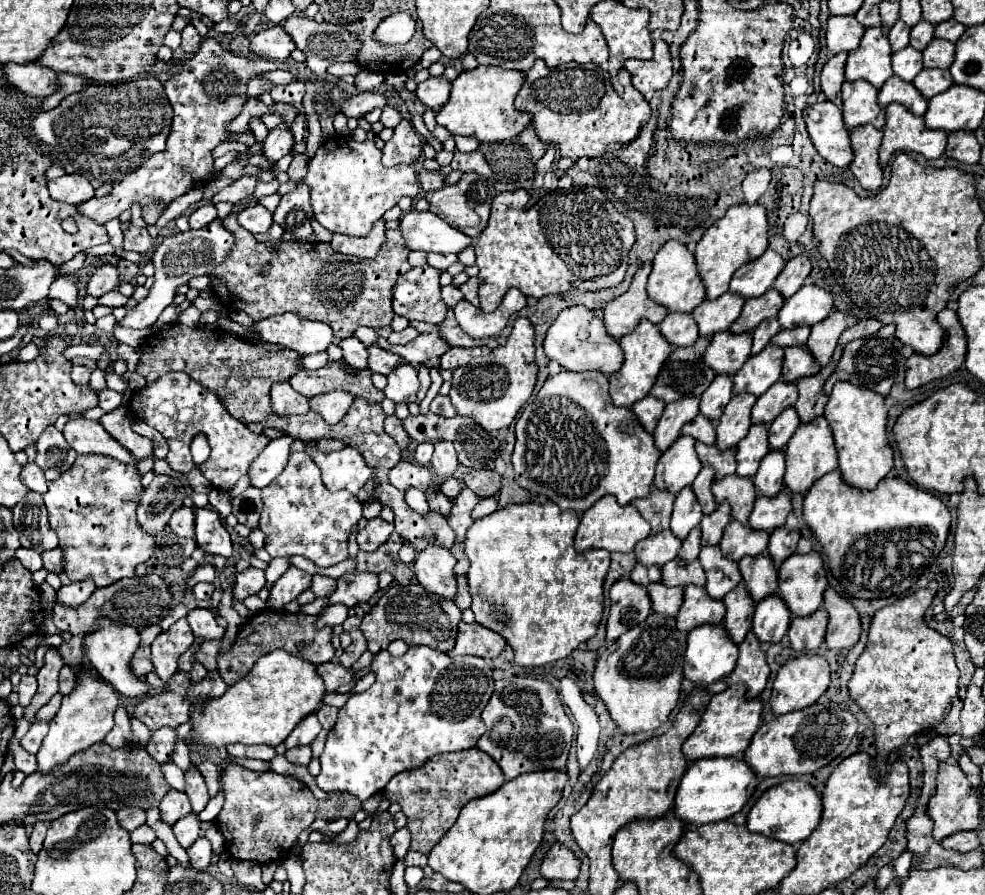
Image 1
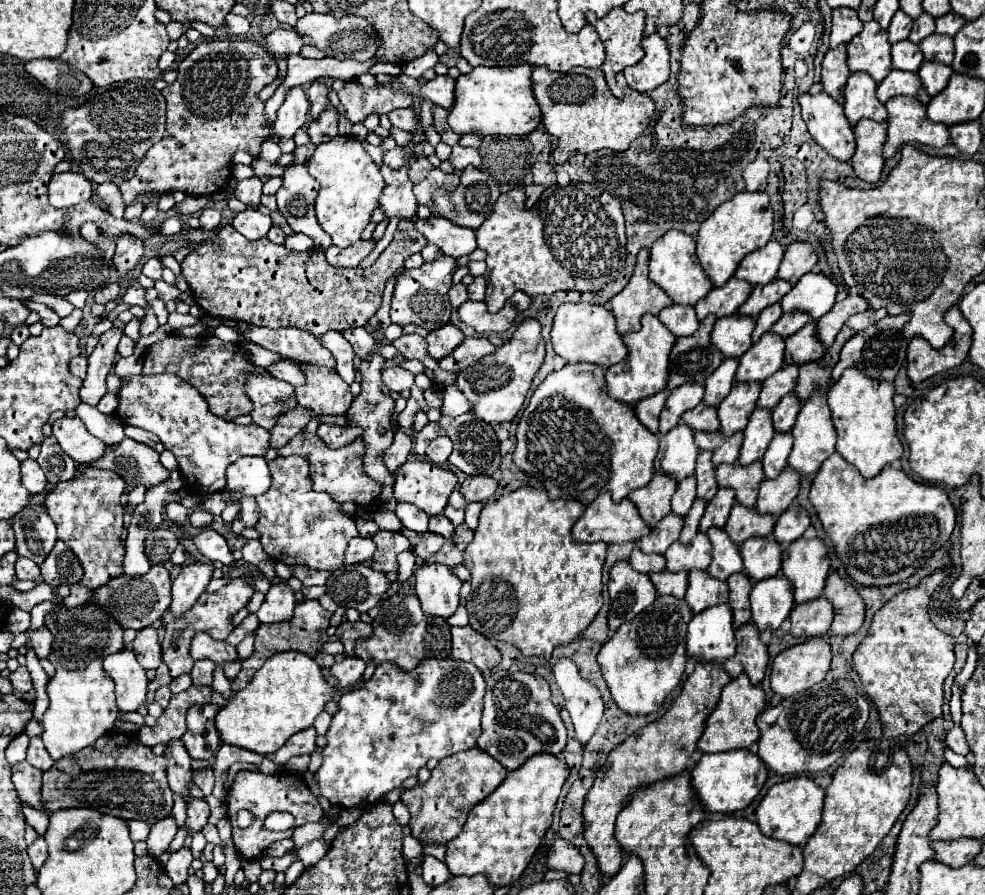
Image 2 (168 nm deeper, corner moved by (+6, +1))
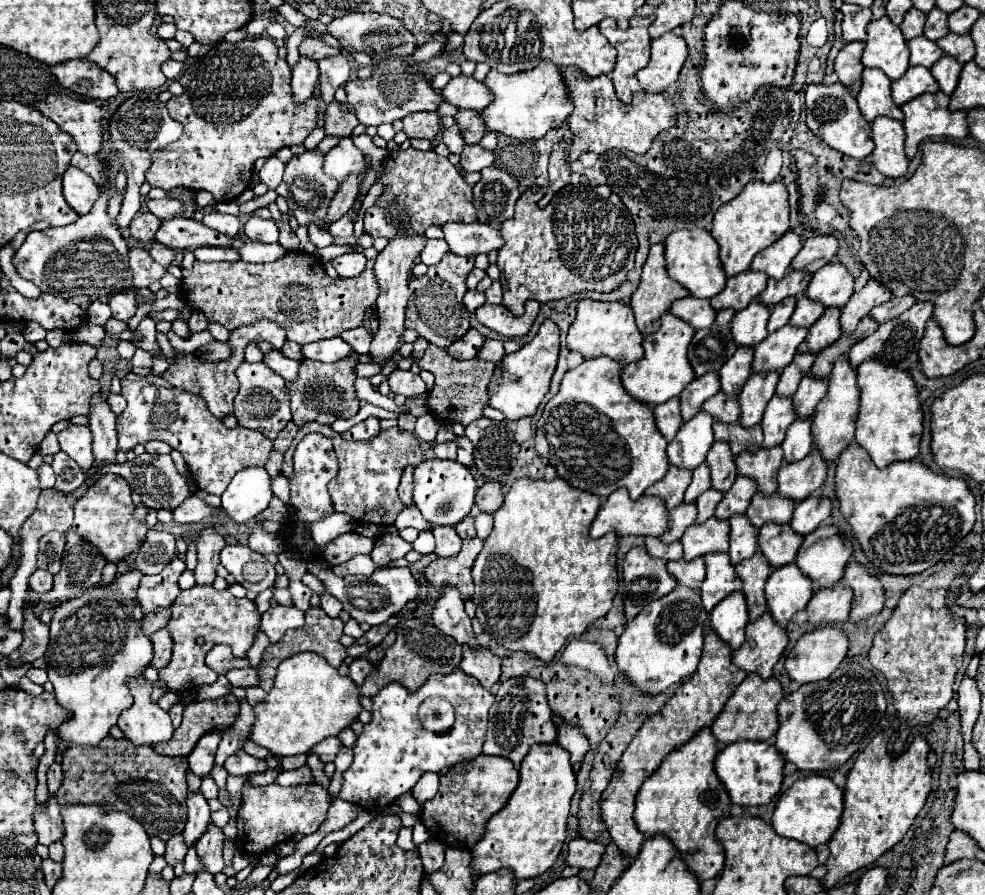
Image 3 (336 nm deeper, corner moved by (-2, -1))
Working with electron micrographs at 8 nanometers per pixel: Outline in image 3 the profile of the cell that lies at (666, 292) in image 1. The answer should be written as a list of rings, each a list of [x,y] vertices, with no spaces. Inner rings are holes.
[[[679,229],[665,239],[665,259],[669,277],[689,289],[691,295],[701,299],[711,299],[723,291],[727,275],[719,261],[719,245],[707,229]]]

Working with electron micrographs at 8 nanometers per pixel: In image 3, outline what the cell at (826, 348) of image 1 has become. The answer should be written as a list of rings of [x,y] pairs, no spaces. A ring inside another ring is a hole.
[[[869,279],[867,285],[861,291],[855,291],[851,299],[845,303],[845,307],[841,309],[843,333],[851,333],[853,329],[857,329],[861,317],[865,317],[873,307],[881,305],[883,301],[889,301],[891,297],[893,295],[885,285],[881,285],[875,279]]]

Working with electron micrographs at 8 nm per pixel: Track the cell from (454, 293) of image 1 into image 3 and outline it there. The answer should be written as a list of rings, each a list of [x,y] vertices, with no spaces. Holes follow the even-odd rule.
[[[467,291],[463,303],[465,303],[465,307],[473,313],[473,311],[477,311],[481,305],[485,305],[485,293],[481,293],[481,291]]]

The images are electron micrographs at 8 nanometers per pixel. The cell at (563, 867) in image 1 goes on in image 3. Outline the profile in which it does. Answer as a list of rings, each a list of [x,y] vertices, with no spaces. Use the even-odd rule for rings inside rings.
[[[577,837],[569,843],[567,865],[579,867],[579,869],[597,869],[603,853],[605,853],[605,847],[599,841],[589,841],[585,837]]]

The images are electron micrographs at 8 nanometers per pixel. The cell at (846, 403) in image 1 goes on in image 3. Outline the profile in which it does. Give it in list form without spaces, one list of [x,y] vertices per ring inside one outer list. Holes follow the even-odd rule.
[[[869,359],[857,367],[861,407],[855,431],[855,443],[867,449],[877,467],[887,467],[893,461],[911,461],[919,453],[923,435],[923,409],[919,389],[915,387],[909,371],[893,365],[883,365],[879,359]]]

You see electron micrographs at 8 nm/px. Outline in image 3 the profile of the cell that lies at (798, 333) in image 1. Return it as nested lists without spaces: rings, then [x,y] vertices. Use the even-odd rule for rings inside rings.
[[[801,293],[797,297],[797,307],[795,307],[795,313],[791,317],[791,325],[797,325],[797,327],[811,327],[825,311],[825,305],[823,303],[817,303],[813,299],[809,299],[805,293]]]

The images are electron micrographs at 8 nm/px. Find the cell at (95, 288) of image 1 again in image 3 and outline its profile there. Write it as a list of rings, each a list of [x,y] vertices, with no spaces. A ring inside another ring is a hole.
[[[123,291],[121,295],[111,295],[109,299],[109,307],[113,311],[113,317],[127,323],[135,311],[137,311],[137,301],[135,301],[137,293],[135,291]]]

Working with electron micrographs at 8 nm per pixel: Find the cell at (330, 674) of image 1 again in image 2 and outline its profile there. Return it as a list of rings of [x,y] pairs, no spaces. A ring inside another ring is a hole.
[[[347,657],[345,661],[341,663],[335,663],[331,667],[331,675],[339,681],[341,687],[347,687],[355,681],[359,681],[365,673],[365,661],[359,659],[359,657]]]

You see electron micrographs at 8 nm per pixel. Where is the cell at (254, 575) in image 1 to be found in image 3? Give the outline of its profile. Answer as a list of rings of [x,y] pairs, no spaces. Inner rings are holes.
[[[195,585],[187,591],[181,591],[171,609],[173,615],[167,629],[175,641],[173,659],[165,669],[159,669],[159,679],[167,685],[167,689],[177,693],[183,693],[195,685],[211,685],[217,681],[217,673],[205,665],[205,655],[215,645],[227,643],[235,657],[247,657],[261,623],[261,615],[253,601],[237,599],[227,589],[219,593],[211,585]],[[197,637],[203,637],[205,645],[197,645]]]

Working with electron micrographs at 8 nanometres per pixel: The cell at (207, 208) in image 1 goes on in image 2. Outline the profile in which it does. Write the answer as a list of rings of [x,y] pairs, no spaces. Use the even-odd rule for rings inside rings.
[[[205,207],[199,213],[199,221],[201,221],[201,229],[205,231],[215,231],[221,225],[221,213],[215,207]]]

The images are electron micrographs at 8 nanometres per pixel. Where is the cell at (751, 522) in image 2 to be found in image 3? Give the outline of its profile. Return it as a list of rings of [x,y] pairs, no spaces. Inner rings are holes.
[[[755,493],[753,501],[747,509],[747,517],[749,521],[759,529],[765,523],[773,521],[773,523],[789,523],[791,515],[795,509],[795,501],[787,499],[785,495],[779,493],[771,493],[771,495],[763,495],[763,493]]]

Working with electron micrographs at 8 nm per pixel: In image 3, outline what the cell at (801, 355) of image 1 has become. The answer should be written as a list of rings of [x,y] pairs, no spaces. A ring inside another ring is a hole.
[[[827,307],[825,313],[821,315],[821,319],[809,327],[809,335],[801,343],[799,351],[801,353],[819,353],[821,349],[835,343],[843,333],[839,315],[841,315],[839,307]]]

